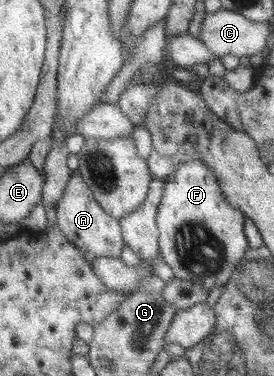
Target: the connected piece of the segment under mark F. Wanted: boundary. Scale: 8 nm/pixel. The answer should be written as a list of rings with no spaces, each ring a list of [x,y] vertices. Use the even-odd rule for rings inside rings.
[[[201,160],[178,163],[176,171],[167,176],[160,203],[161,258],[172,268],[175,277],[191,281],[211,290],[216,284],[225,286],[247,250],[244,221],[247,217],[233,210],[225,199],[216,172]]]

